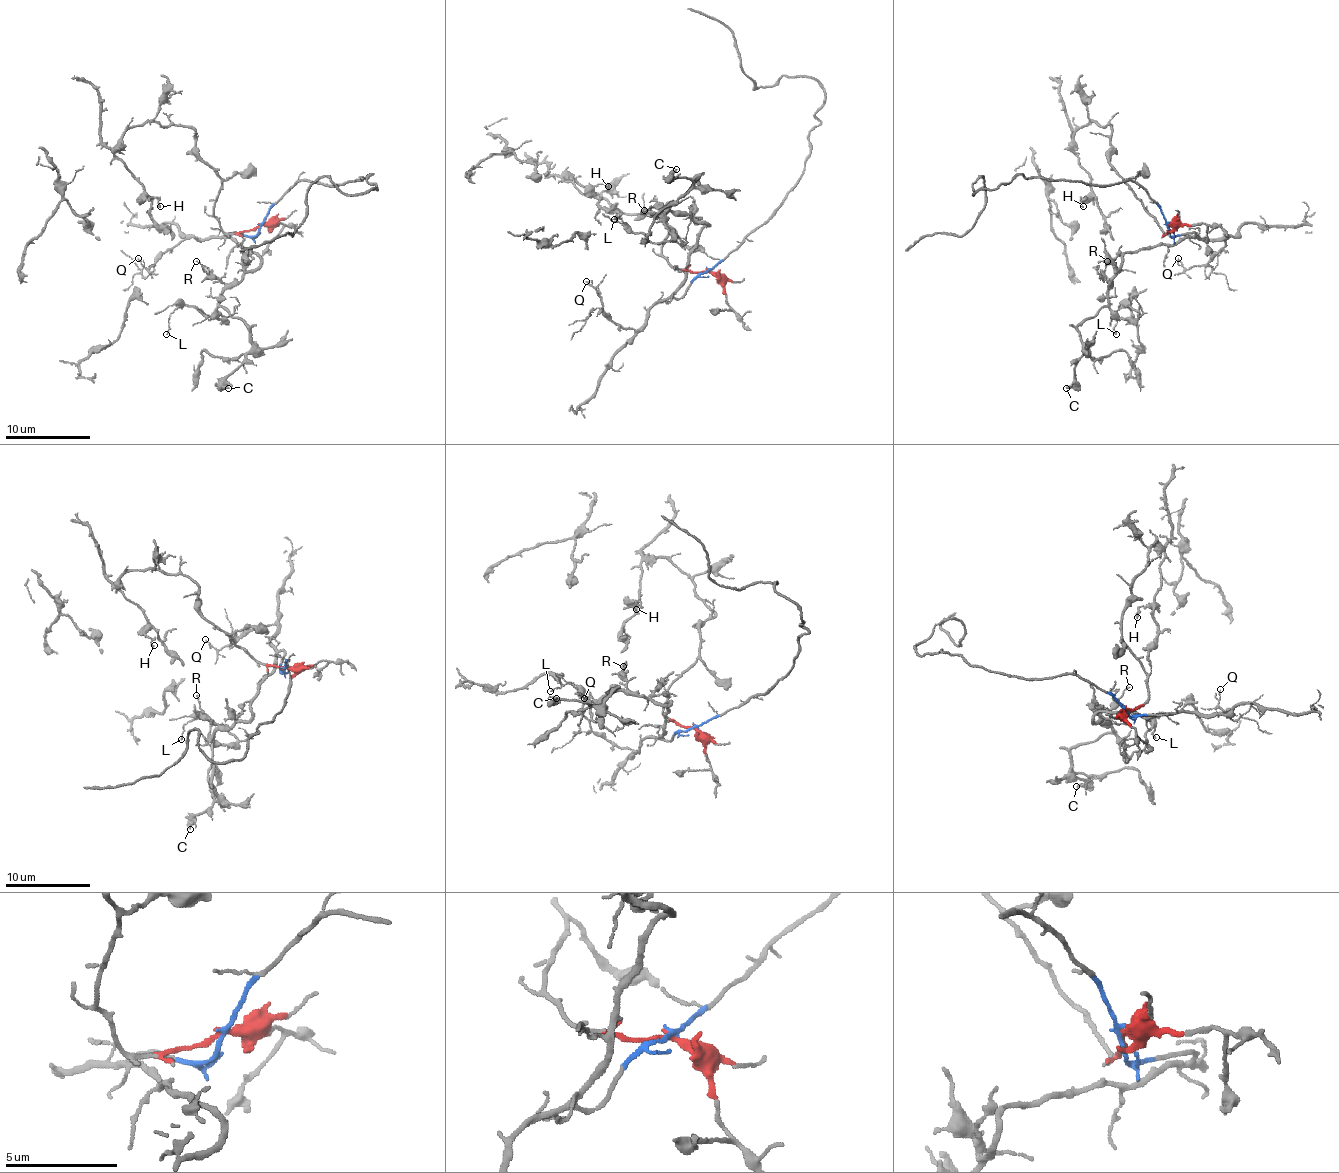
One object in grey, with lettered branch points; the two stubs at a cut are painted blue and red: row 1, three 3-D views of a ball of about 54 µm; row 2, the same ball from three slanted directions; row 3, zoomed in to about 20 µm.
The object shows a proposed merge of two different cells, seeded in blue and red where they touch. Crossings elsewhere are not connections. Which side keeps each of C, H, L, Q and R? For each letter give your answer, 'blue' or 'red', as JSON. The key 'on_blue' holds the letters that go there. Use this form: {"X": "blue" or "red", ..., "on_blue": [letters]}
{"C": "blue", "H": "red", "L": "blue", "Q": "blue", "R": "blue", "on_blue": ["C", "L", "Q", "R"]}

